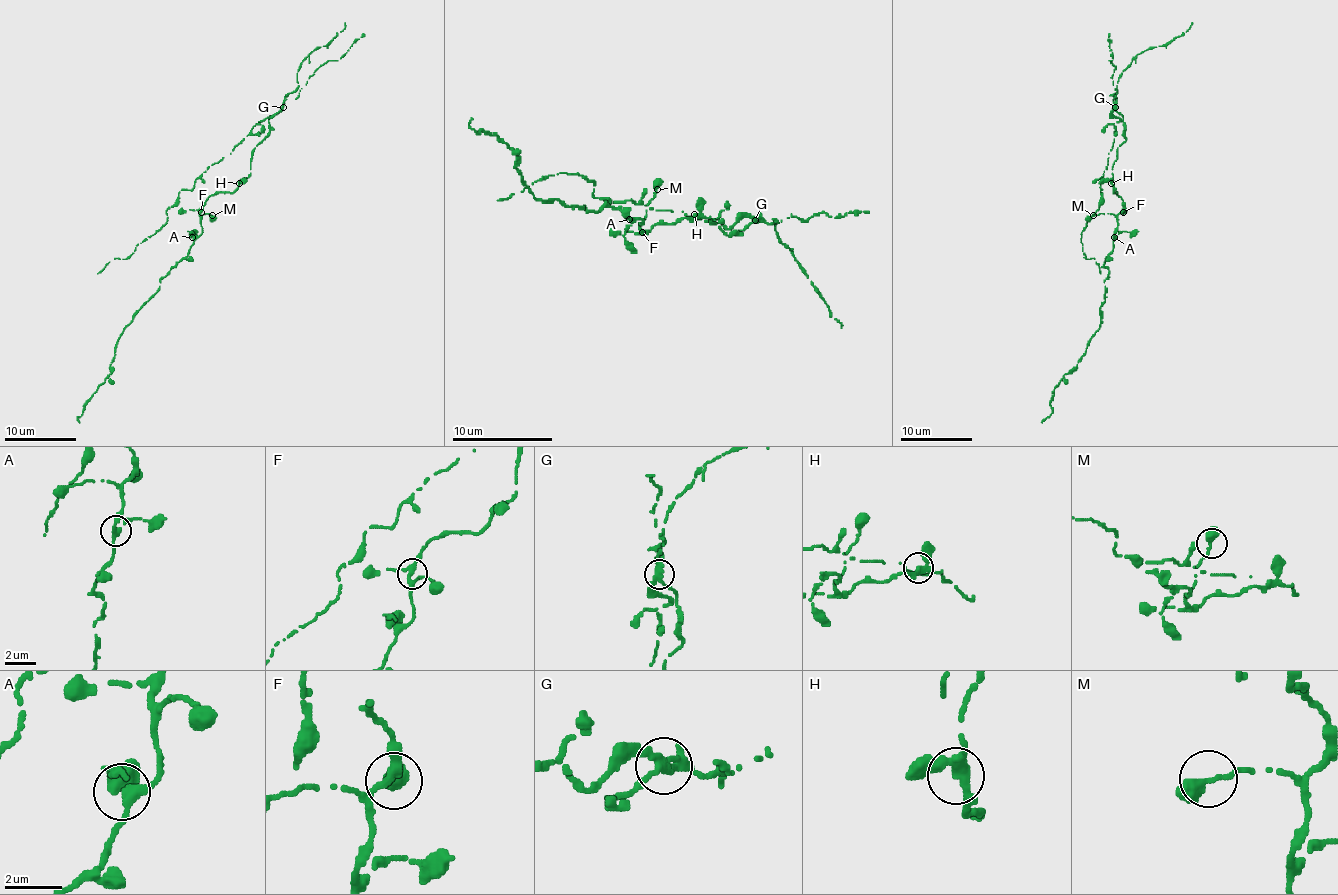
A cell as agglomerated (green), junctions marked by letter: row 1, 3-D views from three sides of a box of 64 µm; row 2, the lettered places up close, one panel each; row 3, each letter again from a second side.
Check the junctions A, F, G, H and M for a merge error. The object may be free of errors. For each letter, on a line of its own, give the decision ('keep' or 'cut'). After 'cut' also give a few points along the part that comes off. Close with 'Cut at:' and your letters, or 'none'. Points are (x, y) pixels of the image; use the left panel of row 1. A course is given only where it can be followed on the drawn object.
A: keep
F: keep
G: cut | (282, 107), (208, 167), (194, 187), (178, 194), (165, 212), (167, 221), (135, 251), (97, 273)
H: keep
M: keep
Cut at: G

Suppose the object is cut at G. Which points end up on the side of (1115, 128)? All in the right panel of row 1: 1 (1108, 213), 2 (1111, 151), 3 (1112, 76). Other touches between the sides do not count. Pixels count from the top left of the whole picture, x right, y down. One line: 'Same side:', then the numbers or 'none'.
Same side: 2, 3

